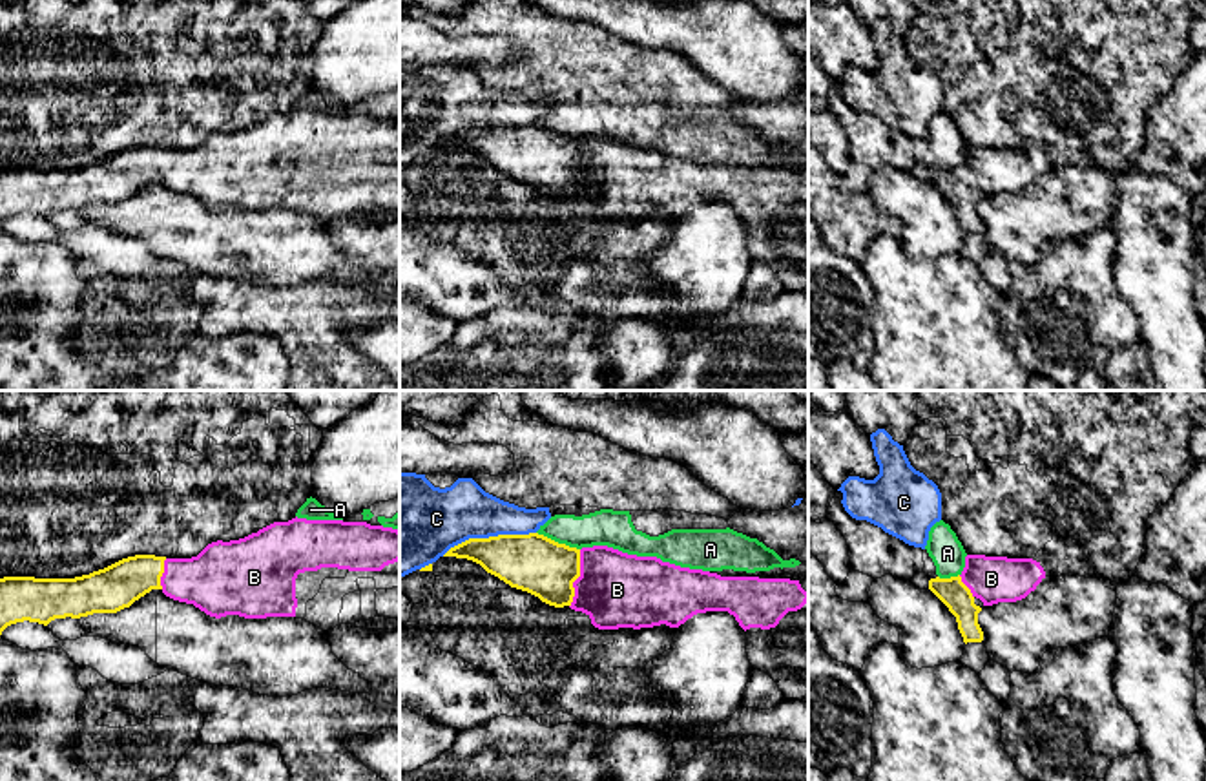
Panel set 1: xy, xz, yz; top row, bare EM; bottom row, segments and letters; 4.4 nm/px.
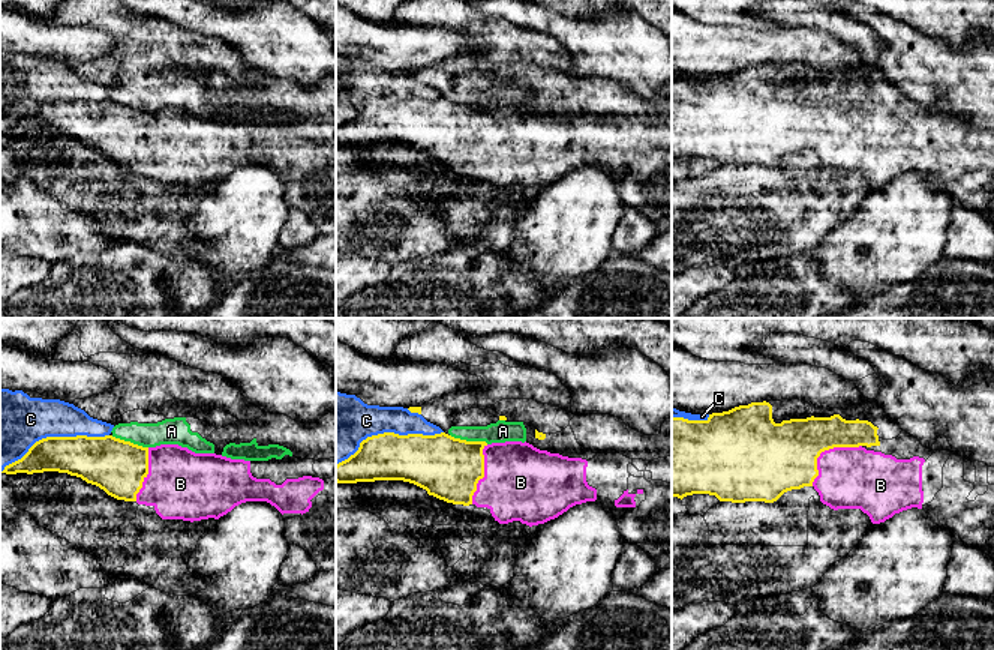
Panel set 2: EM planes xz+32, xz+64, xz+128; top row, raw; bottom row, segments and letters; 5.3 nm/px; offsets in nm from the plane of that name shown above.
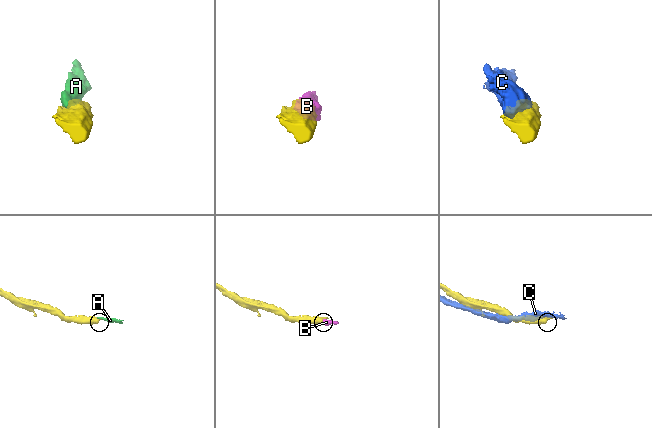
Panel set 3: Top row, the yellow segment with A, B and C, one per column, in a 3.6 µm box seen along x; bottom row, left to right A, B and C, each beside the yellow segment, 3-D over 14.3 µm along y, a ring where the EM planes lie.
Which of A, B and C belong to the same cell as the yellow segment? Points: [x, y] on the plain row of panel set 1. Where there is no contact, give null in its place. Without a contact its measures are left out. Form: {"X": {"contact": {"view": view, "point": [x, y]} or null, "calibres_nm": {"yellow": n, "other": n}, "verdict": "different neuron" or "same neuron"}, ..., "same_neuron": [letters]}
{"A": {"contact": {"view": "xz", "point": [557, 134]}, "calibres_nm": {"yellow": 260, "other": 160}, "verdict": "different neuron"}, "B": {"contact": {"view": "xz", "point": [577, 168]}, "calibres_nm": {"yellow": 260, "other": 340}, "verdict": "same neuron"}, "C": {"contact": {"view": "xz", "point": [489, 128]}, "calibres_nm": {"yellow": 260, "other": 280}, "verdict": "different neuron"}, "same_neuron": ["B"]}

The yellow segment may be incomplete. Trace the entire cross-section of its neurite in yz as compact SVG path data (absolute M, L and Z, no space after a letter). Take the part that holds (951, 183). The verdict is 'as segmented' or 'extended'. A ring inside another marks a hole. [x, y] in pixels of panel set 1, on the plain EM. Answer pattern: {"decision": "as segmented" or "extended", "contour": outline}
{"decision": "extended", "contour": "M967 146L965 159L958 168L930 170L929 181L949 199L956 208L963 234L982 234L983 223L978 215L980 197L998 193L1016 193L1025 190L1045 170L1040 153L1033 150L1007 150Z"}

